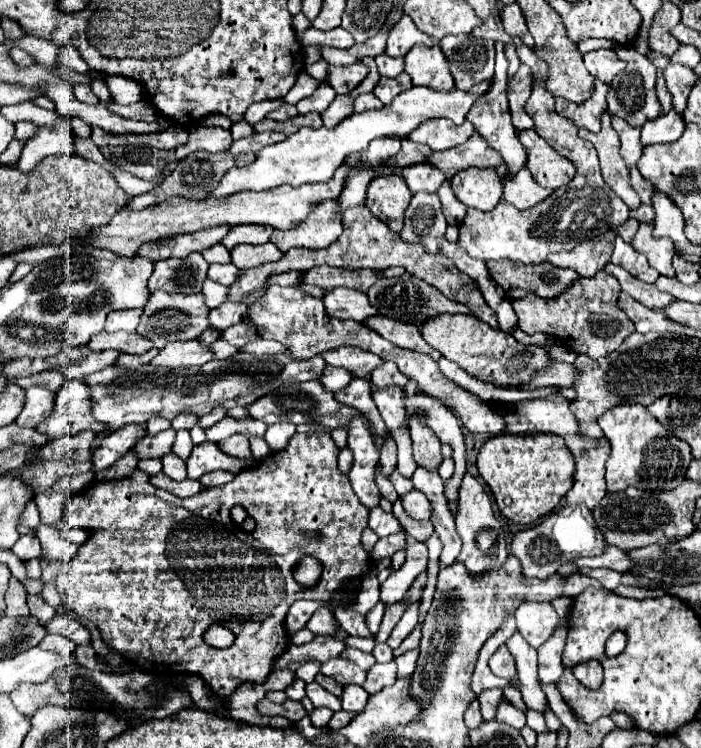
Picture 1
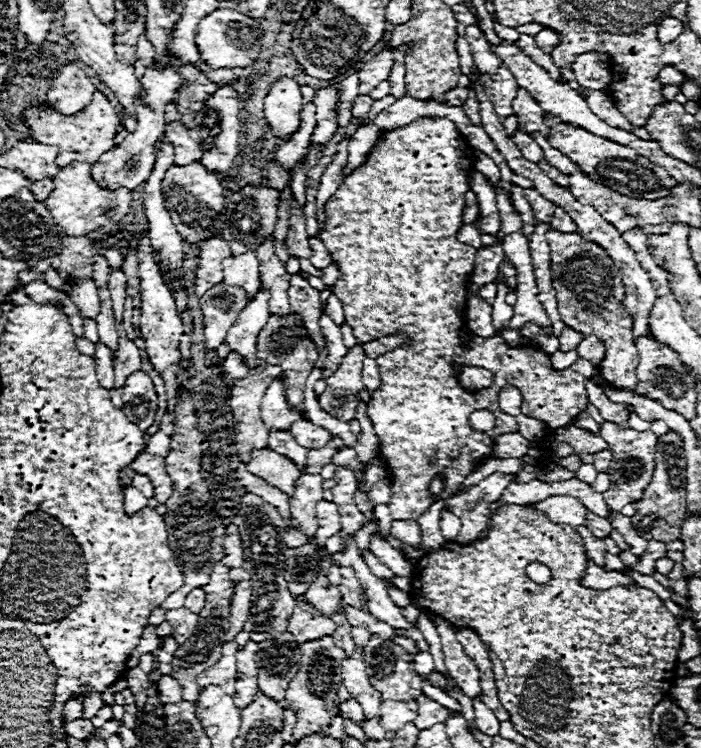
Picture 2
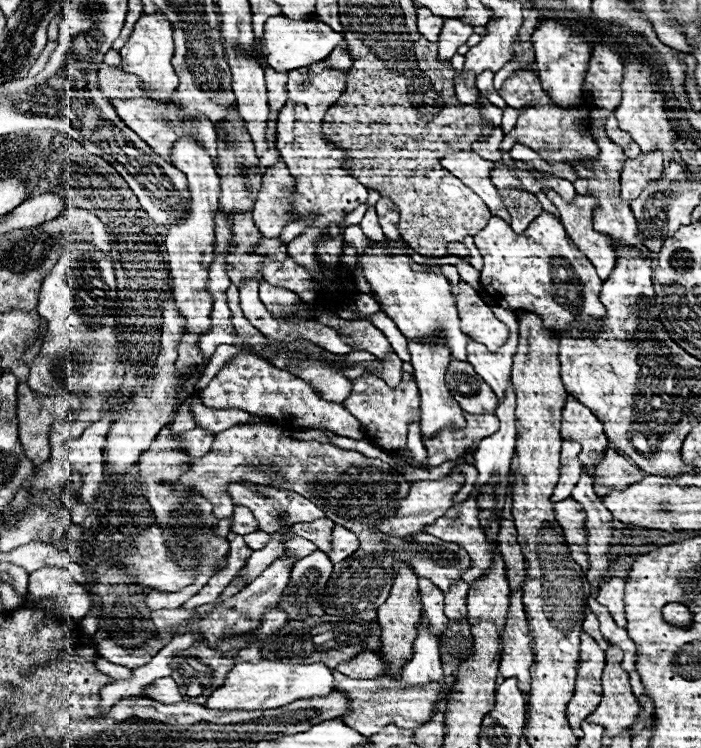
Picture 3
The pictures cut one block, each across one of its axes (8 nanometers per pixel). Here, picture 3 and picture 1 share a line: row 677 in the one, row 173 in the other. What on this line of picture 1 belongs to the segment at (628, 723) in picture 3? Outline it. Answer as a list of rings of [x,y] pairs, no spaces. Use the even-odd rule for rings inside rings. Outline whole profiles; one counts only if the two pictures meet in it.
[[[602,114],[602,130],[598,134],[586,132],[586,128],[580,130],[580,138],[590,140],[598,152],[600,158],[600,168],[604,182],[630,206],[636,208],[640,206],[640,196],[632,190],[630,178],[628,178],[628,168],[620,156],[620,142],[616,130],[610,126],[610,114]]]

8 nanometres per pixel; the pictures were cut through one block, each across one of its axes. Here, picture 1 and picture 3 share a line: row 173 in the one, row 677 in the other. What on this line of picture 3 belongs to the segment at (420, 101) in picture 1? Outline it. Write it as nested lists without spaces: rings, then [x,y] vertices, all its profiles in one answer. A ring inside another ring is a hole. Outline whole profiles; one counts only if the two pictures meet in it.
[[[258,660],[256,664],[236,664],[226,676],[222,688],[208,696],[206,708],[210,710],[268,710],[282,708],[294,700],[328,696],[334,688],[332,670],[322,664],[288,664],[286,660]]]

